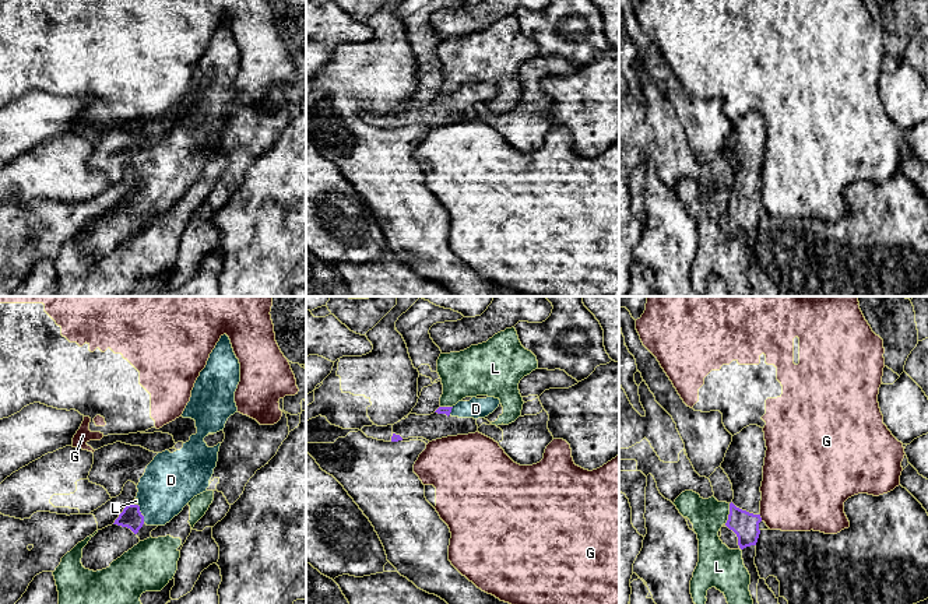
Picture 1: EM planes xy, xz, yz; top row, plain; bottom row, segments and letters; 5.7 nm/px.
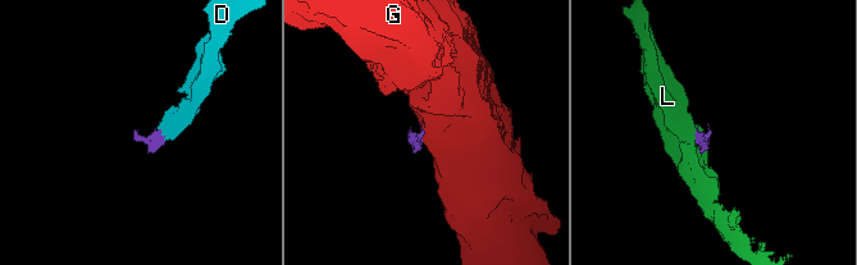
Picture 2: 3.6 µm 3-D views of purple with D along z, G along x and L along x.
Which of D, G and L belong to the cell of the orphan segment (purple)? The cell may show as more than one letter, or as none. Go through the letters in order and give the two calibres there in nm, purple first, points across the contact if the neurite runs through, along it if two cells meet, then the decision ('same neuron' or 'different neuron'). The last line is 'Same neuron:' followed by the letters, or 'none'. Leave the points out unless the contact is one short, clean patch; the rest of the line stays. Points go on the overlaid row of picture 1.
D: calibres 120 and 320 nm; way xy (130, 518), (140, 513), (169, 483); same neuron
G: calibres 150 and 420 nm; border yz (759, 515), (762, 520); different neuron
L: calibres 150 and 200 nm; border yz (730, 504), (730, 512), (724, 523); different neuron
Same neuron: D

